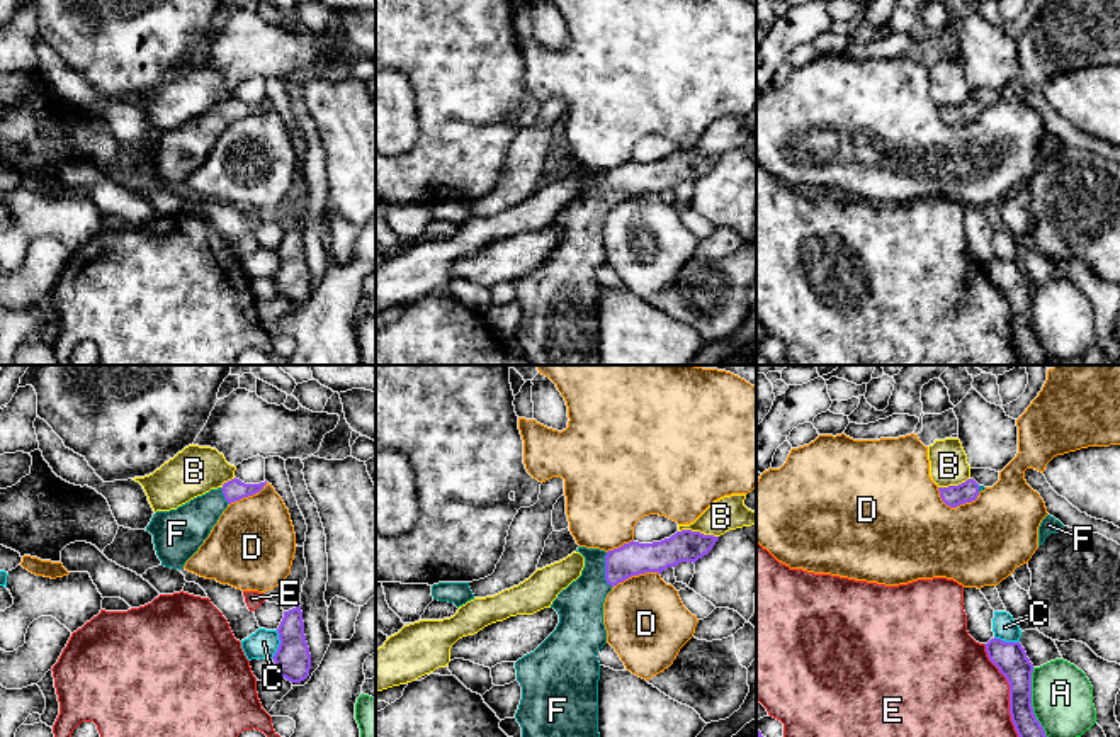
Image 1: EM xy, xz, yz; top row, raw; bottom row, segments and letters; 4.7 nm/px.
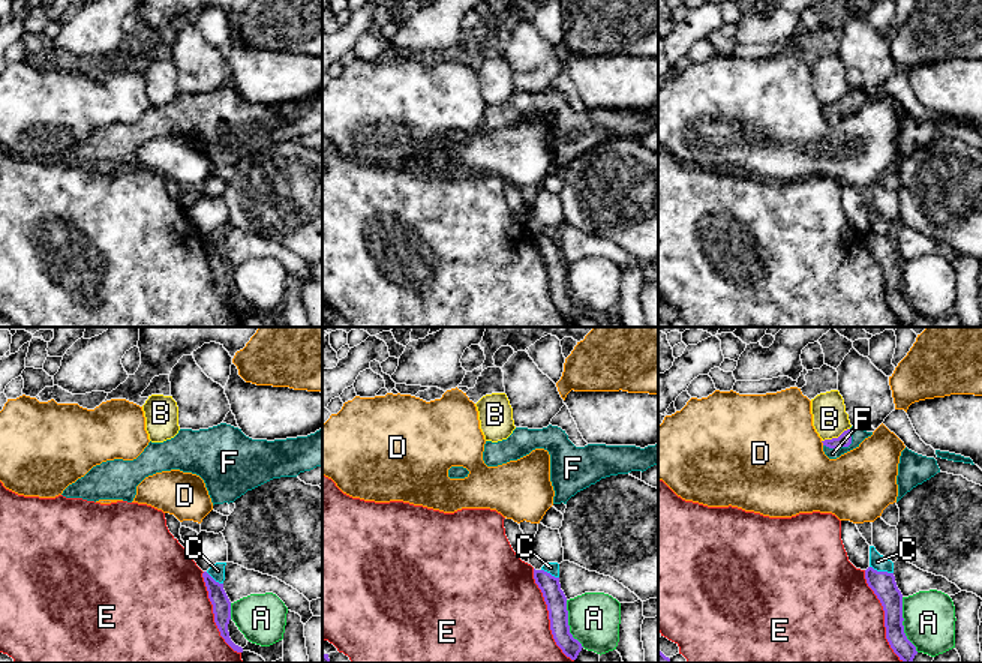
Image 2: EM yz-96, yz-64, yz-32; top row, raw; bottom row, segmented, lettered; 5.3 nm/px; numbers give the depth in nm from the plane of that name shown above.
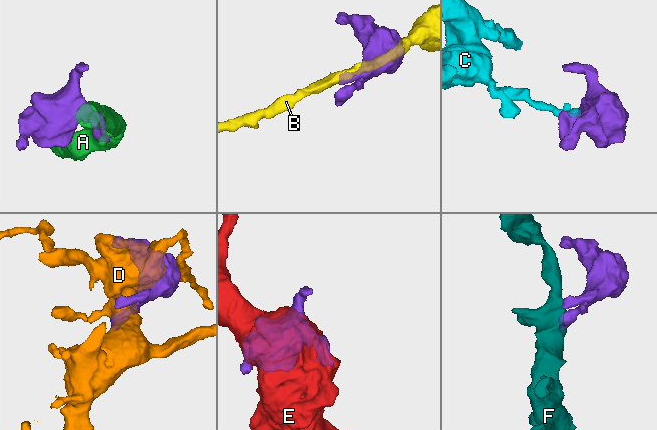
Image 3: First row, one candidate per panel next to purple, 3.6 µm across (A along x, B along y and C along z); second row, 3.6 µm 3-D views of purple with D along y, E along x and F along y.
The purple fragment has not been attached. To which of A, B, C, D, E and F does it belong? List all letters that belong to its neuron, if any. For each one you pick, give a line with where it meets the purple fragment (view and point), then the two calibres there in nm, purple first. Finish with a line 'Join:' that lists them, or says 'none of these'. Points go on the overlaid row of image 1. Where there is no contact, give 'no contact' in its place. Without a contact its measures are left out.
F: meets purple in xz at (605, 569); 160 nm thick on the purple side, 220 nm on the other
Join: F

